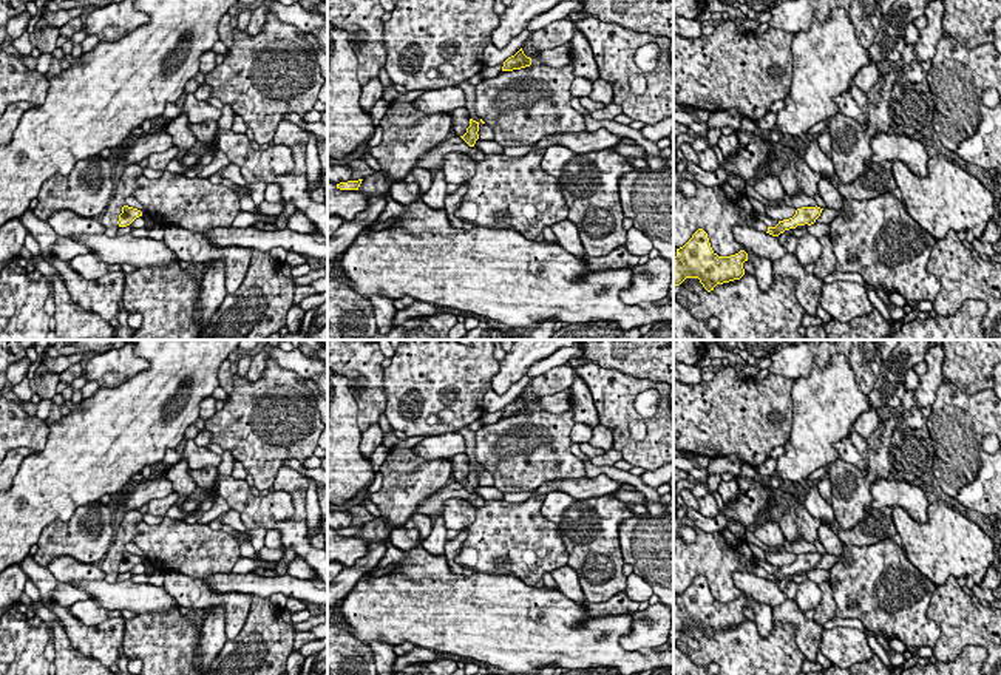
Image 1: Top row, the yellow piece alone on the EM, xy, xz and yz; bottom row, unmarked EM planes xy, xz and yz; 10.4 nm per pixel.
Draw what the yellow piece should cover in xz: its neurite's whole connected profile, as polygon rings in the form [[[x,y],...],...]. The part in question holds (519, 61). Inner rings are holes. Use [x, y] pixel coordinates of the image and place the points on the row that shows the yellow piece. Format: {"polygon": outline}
{"polygon": [[[522,48],[504,62],[502,71],[521,70],[531,65],[531,59],[527,57]]]}

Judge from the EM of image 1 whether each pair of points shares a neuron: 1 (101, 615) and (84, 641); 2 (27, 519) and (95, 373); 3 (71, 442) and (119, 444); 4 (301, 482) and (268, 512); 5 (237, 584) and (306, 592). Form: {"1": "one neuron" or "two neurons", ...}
{"1": "two neurons", "2": "two neurons", "3": "one neuron", "4": "two neurons", "5": "one neuron"}

